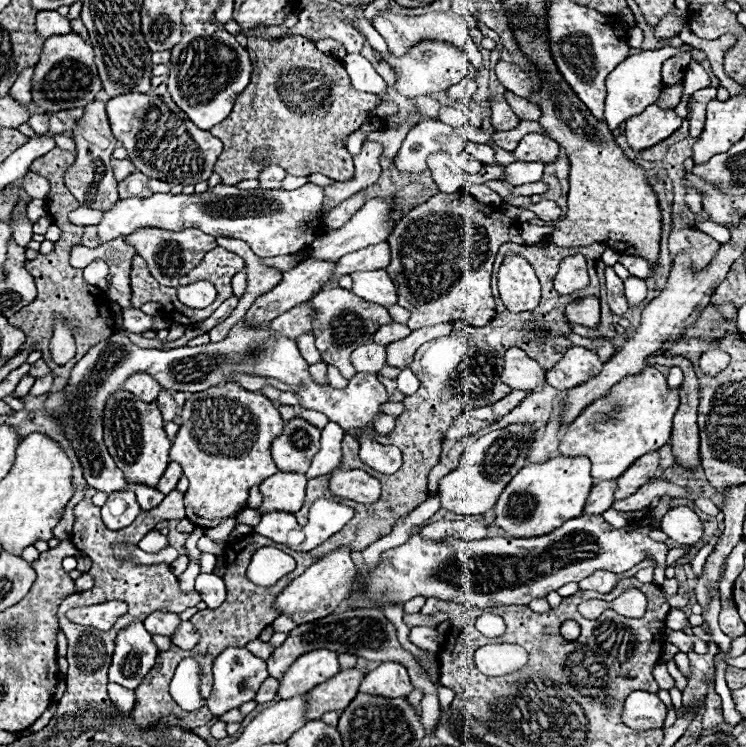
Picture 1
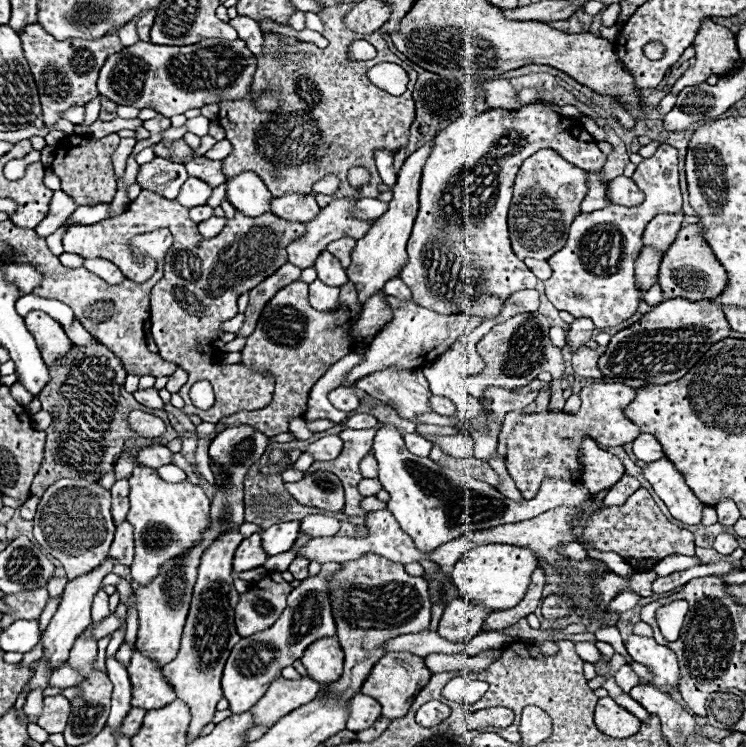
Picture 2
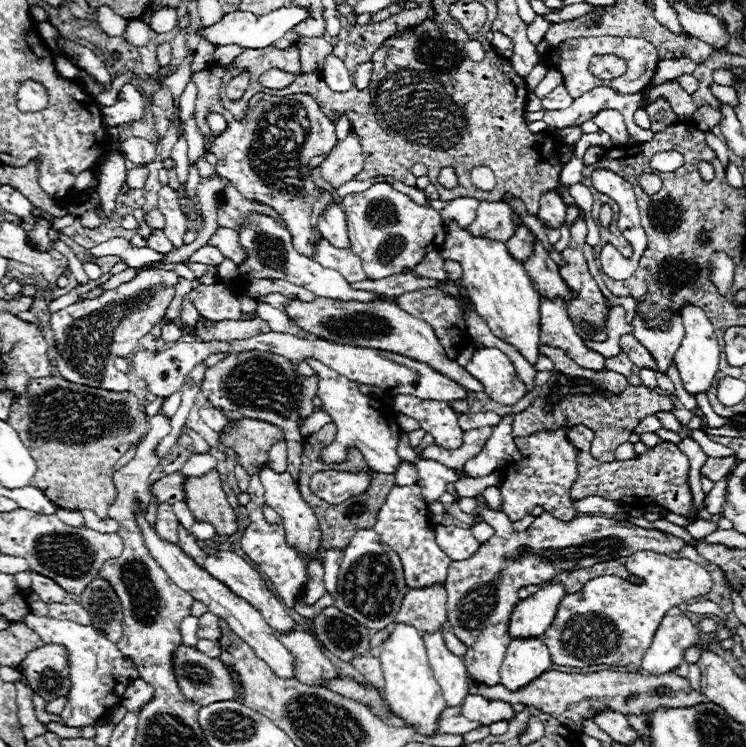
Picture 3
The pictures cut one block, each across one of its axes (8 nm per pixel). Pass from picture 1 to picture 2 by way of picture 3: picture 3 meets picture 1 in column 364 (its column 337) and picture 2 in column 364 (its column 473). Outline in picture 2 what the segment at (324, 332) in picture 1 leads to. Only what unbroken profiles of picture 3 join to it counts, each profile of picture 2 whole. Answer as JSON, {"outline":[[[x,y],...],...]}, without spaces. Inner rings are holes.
{"outline":[[[384,368],[360,378],[354,386],[378,400],[394,404],[398,414],[406,420],[430,412],[428,400],[432,394],[422,370]]]}

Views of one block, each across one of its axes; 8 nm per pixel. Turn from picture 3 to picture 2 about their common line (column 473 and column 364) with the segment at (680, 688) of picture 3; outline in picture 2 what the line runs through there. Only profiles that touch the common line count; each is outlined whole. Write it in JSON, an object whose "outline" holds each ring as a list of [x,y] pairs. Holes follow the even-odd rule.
{"outline":[[[386,652],[376,662],[370,676],[364,680],[360,692],[376,698],[382,704],[382,716],[386,720],[396,720],[408,712],[408,708],[412,706],[412,700],[430,682],[430,676],[432,672],[426,668],[422,656],[414,656],[410,652]]]}

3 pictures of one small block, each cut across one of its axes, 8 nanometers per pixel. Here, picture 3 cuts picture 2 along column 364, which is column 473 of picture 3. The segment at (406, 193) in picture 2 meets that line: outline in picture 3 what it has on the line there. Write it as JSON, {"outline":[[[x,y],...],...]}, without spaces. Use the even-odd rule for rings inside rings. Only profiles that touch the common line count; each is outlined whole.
{"outline":[[[454,220],[446,222],[446,238],[440,256],[460,262],[464,270],[460,282],[468,290],[476,312],[486,320],[492,334],[516,346],[520,354],[530,364],[534,364],[538,360],[540,342],[540,294],[536,292],[528,272],[524,270],[524,264],[508,252],[504,242],[490,240],[484,236],[472,236],[468,228],[460,228]]]}

